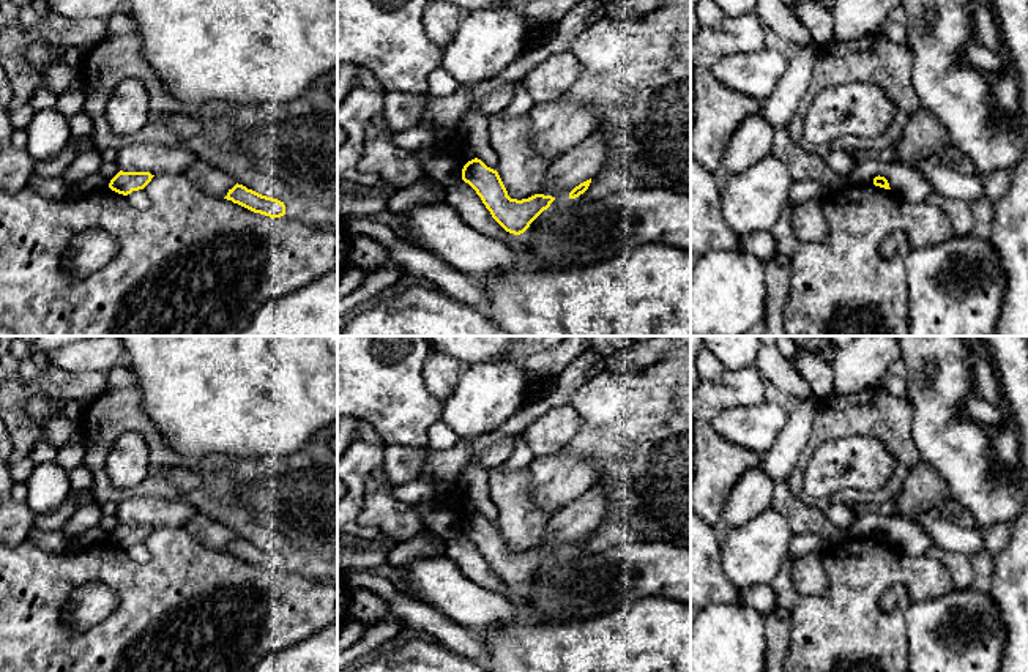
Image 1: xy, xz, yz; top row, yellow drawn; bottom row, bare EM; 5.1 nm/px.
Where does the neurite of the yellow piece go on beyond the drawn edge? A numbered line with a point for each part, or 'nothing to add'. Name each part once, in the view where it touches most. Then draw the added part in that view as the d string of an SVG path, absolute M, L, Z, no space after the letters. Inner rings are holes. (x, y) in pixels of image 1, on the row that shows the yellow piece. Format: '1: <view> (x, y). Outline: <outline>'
nothing to add

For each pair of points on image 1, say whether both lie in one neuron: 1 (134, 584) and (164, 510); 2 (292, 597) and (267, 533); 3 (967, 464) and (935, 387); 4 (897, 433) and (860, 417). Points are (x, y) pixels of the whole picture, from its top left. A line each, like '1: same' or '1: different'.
1: different
2: different
3: same
4: same

